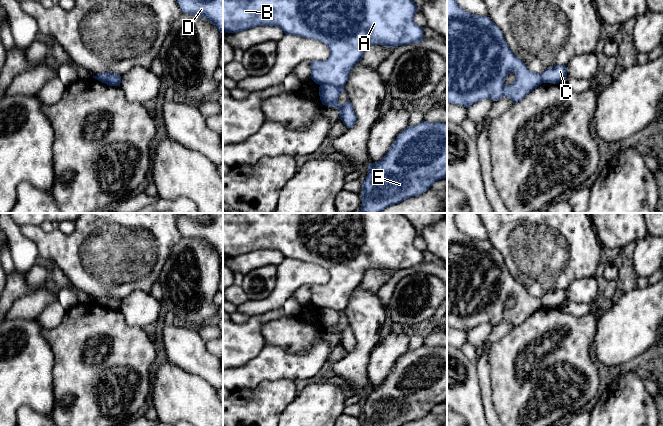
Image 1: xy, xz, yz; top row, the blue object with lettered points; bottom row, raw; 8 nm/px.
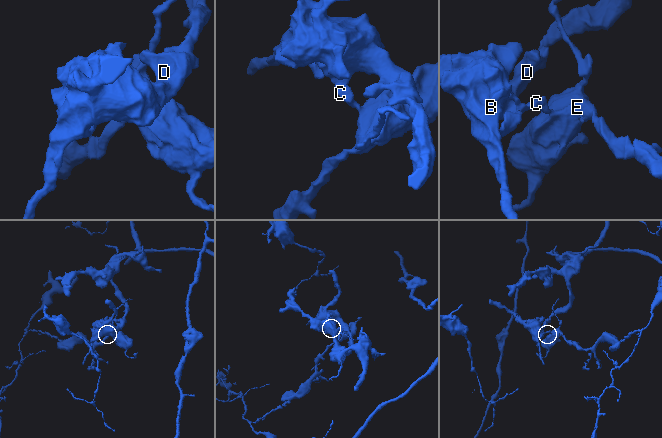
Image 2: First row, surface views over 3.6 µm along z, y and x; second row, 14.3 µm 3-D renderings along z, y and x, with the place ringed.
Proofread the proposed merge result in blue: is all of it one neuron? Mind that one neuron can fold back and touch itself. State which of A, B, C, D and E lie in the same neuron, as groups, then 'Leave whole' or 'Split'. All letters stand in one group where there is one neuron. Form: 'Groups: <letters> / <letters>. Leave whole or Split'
Groups: A B D / C E. Split

